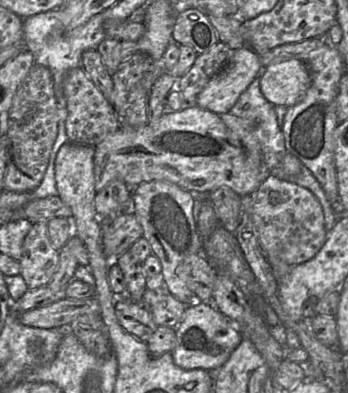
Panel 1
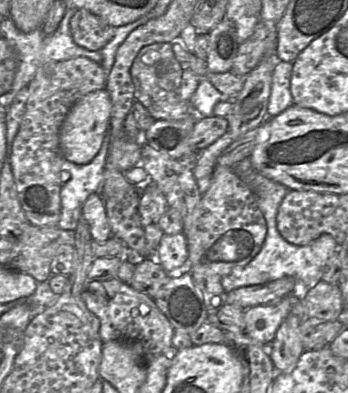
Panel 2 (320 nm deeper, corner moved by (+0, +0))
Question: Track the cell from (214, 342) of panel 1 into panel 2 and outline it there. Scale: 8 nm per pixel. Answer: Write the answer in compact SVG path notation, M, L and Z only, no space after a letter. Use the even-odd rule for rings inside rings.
M292 293L273 303L247 308L244 313L244 334L261 345L271 343L281 323L290 315L293 299L296 298Z

